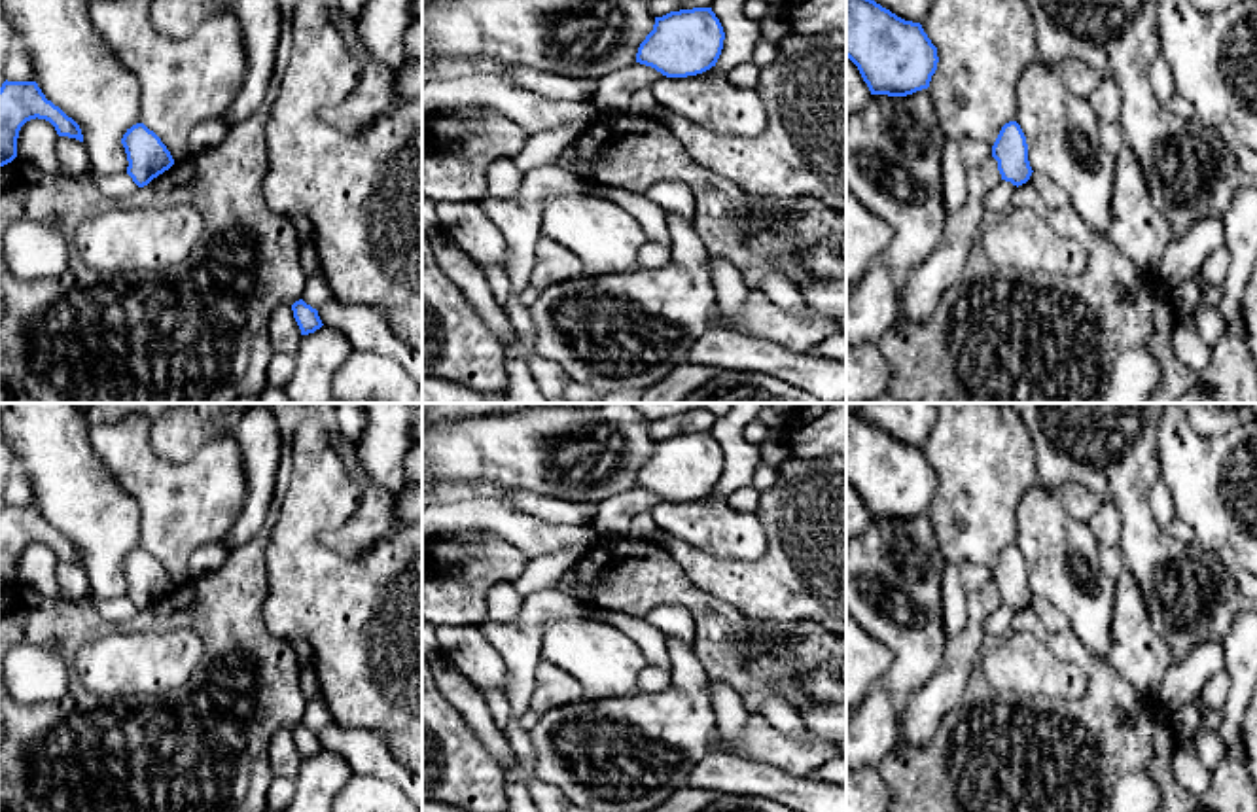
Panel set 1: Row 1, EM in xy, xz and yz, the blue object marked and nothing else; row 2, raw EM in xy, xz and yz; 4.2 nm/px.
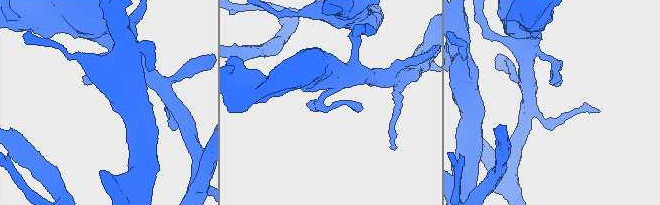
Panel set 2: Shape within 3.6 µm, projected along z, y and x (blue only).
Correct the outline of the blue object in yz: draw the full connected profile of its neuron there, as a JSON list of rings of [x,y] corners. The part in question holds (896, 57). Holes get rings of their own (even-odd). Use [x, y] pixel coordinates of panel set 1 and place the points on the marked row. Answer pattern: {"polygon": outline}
{"polygon": [[[846,0],[846,57],[871,95],[888,97],[928,89],[939,62],[920,23],[905,21],[875,0]]]}

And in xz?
{"polygon": [[[712,8],[670,11],[655,17],[653,30],[640,44],[636,62],[655,68],[666,78],[697,76],[716,66],[725,32]]]}

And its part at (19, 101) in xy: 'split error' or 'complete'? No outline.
complete

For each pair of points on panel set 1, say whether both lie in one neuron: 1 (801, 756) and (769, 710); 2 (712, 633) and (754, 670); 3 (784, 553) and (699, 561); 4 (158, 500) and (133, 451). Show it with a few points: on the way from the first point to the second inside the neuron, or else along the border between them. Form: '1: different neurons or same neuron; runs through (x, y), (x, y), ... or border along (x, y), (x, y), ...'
1: different neurons; border along (760, 710), (780, 731), (797, 739), (811, 733)
2: same neuron; runs through (722, 638), (744, 661)
3: same neuron; runs through (763, 574), (720, 574)
4: same neuron; runs through (158, 489), (133, 462)

